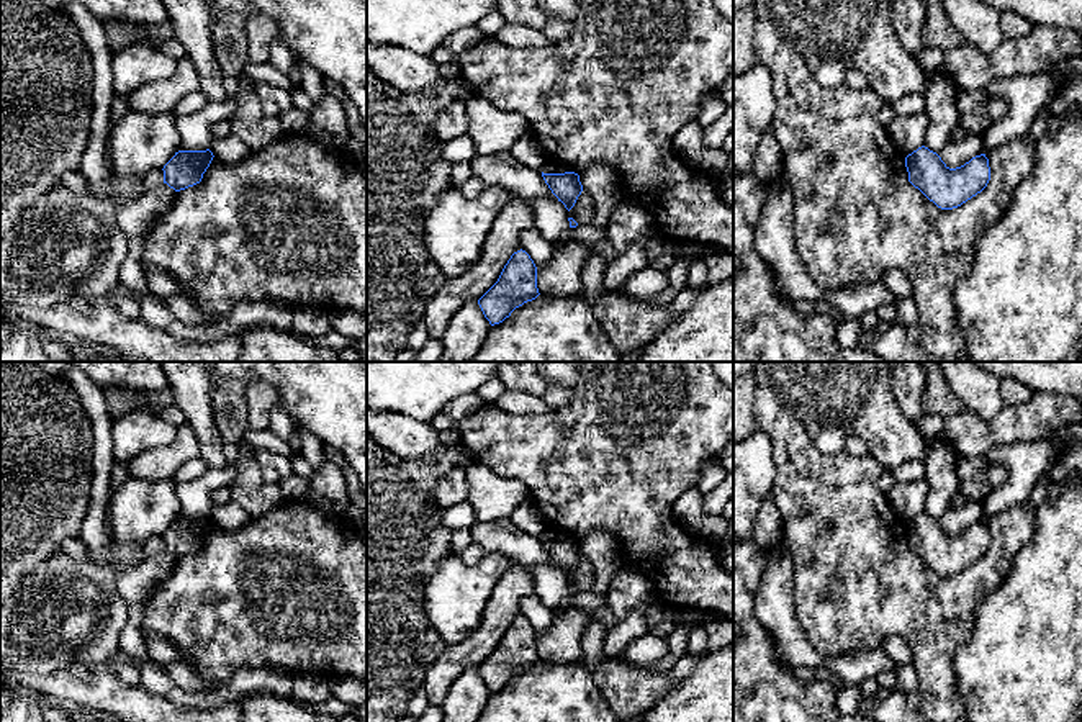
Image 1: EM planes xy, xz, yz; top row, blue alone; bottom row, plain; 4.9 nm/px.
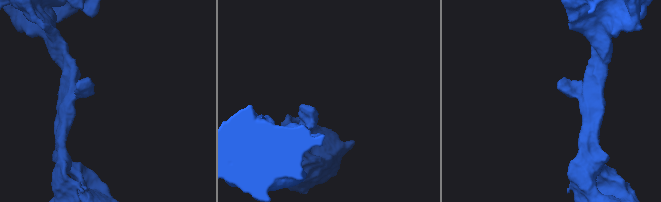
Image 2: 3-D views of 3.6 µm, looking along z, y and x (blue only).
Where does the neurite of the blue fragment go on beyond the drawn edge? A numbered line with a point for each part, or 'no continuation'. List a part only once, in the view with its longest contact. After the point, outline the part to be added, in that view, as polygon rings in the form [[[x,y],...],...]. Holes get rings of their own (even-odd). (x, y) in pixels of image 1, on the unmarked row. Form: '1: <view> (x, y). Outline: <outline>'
no continuation

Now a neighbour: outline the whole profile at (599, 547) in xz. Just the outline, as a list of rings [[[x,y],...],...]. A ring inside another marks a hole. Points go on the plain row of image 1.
[[[591,532],[579,540],[583,555],[594,566],[593,593],[606,594],[619,565],[619,545],[609,532]]]

